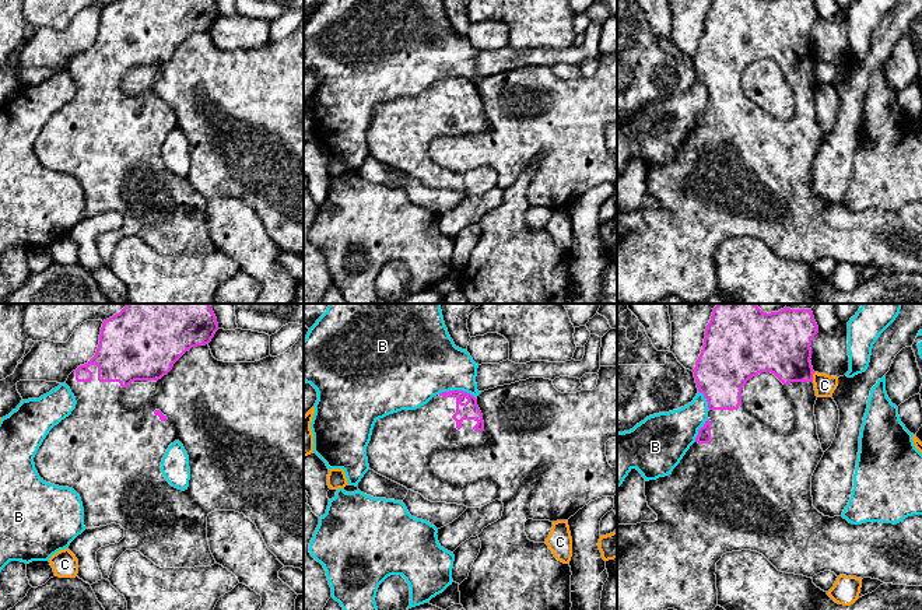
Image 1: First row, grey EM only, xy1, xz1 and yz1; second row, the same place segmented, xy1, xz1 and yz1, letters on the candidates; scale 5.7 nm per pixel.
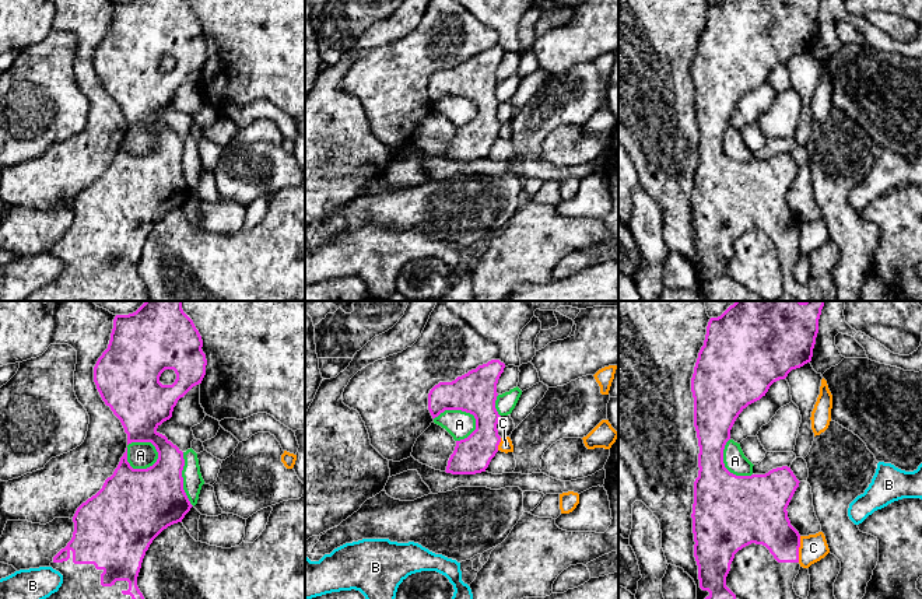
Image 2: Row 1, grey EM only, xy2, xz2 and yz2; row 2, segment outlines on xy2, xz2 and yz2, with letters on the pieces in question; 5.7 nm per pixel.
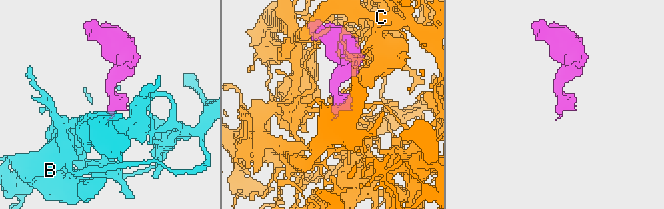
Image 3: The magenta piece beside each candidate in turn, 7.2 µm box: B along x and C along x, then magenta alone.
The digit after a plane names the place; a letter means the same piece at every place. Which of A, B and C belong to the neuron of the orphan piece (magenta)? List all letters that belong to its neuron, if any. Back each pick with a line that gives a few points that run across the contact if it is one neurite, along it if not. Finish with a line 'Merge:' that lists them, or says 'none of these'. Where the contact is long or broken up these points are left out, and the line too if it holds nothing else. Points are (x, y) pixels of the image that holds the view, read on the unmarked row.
Merge: none of these

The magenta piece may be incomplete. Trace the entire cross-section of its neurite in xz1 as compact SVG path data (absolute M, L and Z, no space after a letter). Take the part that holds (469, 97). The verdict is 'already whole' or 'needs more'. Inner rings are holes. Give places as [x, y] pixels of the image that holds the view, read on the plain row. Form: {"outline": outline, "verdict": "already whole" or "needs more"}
{"outline": "M600 53L597 71L592 77L576 80L558 78L553 67L544 64L529 64L511 71L497 73L481 78L477 84L463 77L449 77L434 83L427 91L416 97L402 97L376 106L371 127L367 133L369 155L375 159L421 180L431 189L446 189L481 194L495 186L504 190L502 203L483 215L478 221L481 235L474 246L469 263L459 271L460 291L467 304L569 304L571 302L571 253L558 248L546 229L530 228L525 220L525 208L533 207L568 207L579 196L602 183L617 182L617 154L611 154L606 143L606 129L617 125L617 53Z", "verdict": "needs more"}

